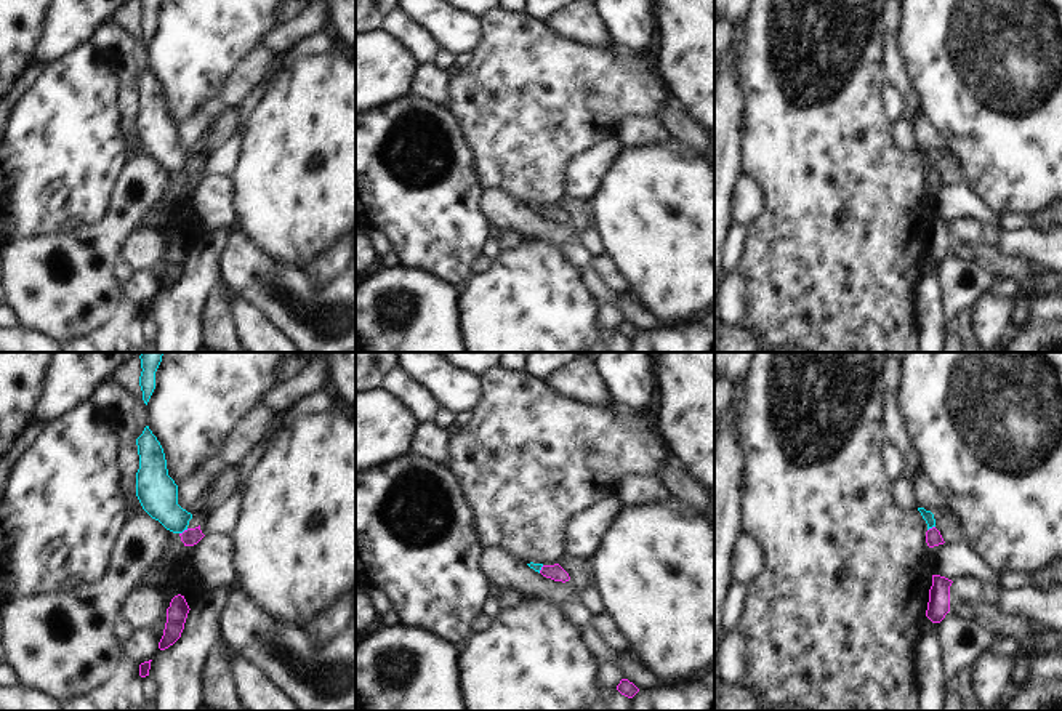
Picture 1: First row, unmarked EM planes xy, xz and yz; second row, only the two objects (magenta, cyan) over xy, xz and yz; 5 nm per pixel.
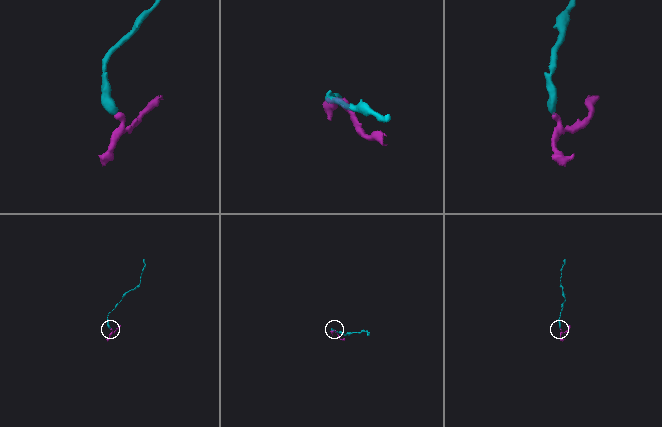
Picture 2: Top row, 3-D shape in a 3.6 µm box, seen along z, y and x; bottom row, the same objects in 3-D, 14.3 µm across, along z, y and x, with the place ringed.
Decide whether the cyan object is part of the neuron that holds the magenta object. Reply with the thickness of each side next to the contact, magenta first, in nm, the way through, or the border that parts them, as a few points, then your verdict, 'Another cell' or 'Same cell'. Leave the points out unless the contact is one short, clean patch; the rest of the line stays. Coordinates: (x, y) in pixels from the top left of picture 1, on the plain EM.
Thickness 90 nm (magenta) against 200 nm. Path across: xy (189, 178), (185, 172), (164, 149), (156, 132). Same cell

